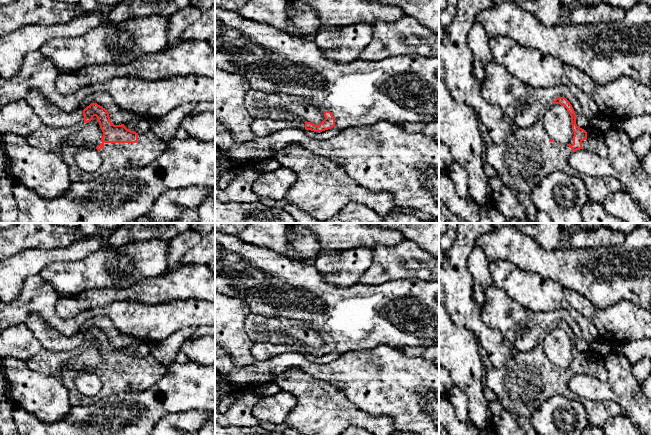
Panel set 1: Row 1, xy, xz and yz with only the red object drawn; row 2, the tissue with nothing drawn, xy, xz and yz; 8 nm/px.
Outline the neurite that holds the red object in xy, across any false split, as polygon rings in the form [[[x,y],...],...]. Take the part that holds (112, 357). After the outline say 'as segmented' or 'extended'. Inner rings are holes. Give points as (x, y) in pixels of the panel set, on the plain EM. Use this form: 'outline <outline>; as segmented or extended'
outline [[[91,327],[83,334],[84,345],[78,350],[55,352],[42,350],[25,360],[29,369],[42,375],[60,375],[66,384],[71,405],[89,405],[108,397],[111,394],[141,392],[155,385],[167,372],[163,365],[152,354],[136,357],[127,353],[124,348],[114,349],[105,332]],[[96,340],[103,356],[100,365],[85,368],[83,371],[96,372],[102,382],[100,392],[94,397],[81,394],[74,384],[74,375],[68,371],[71,358],[76,357],[84,347]]]; extended

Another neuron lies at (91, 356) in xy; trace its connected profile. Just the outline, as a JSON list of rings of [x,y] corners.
[[[96,340],[88,346],[84,347],[76,357],[71,358],[68,364],[68,371],[72,374],[82,372],[85,368],[95,367],[101,364],[103,356],[100,352]]]

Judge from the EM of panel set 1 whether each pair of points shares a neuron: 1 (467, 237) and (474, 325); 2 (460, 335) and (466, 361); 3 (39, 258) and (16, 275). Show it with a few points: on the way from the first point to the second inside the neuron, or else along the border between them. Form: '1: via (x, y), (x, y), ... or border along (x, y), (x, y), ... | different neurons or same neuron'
1: via (459, 259), (459, 303) | same neuron
2: via (460, 341), (461, 355) | same neuron
3: via (33, 261), (22, 269) | same neuron

